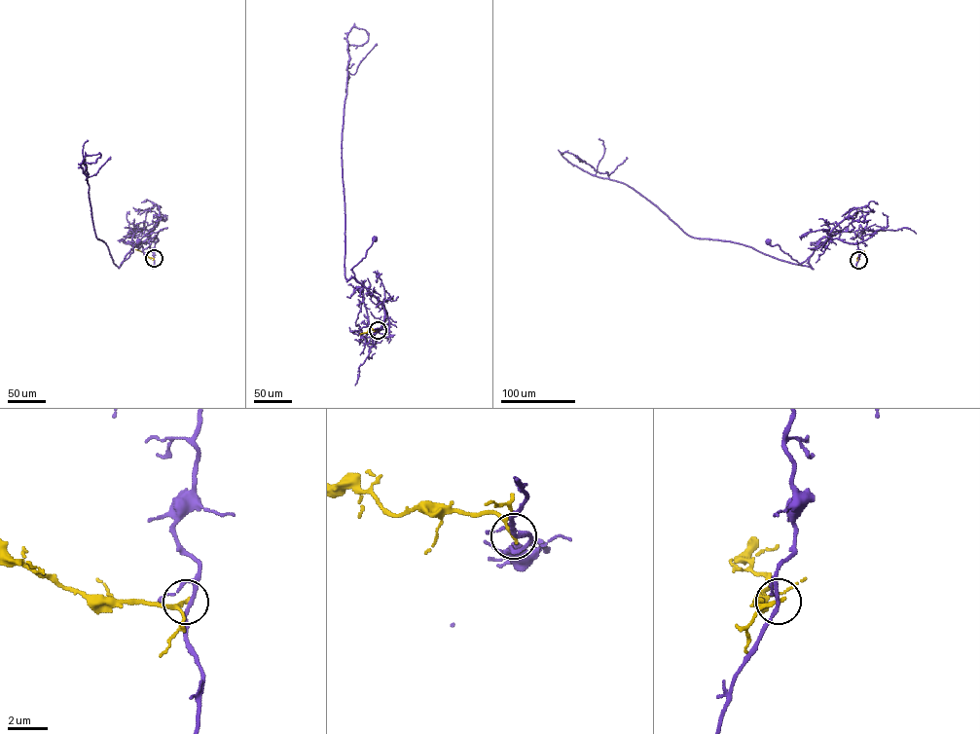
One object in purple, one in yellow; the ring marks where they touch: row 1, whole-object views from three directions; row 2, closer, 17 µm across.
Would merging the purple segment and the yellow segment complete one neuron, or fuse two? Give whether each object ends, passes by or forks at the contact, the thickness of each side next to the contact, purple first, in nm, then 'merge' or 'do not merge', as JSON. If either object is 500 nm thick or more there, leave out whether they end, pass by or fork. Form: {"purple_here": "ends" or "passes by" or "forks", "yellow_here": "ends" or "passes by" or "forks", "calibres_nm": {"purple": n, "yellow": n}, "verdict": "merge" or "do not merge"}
{"purple_here": "forks", "yellow_here": "passes by", "calibres_nm": {"purple": 130, "yellow": 150}, "verdict": "do not merge"}

